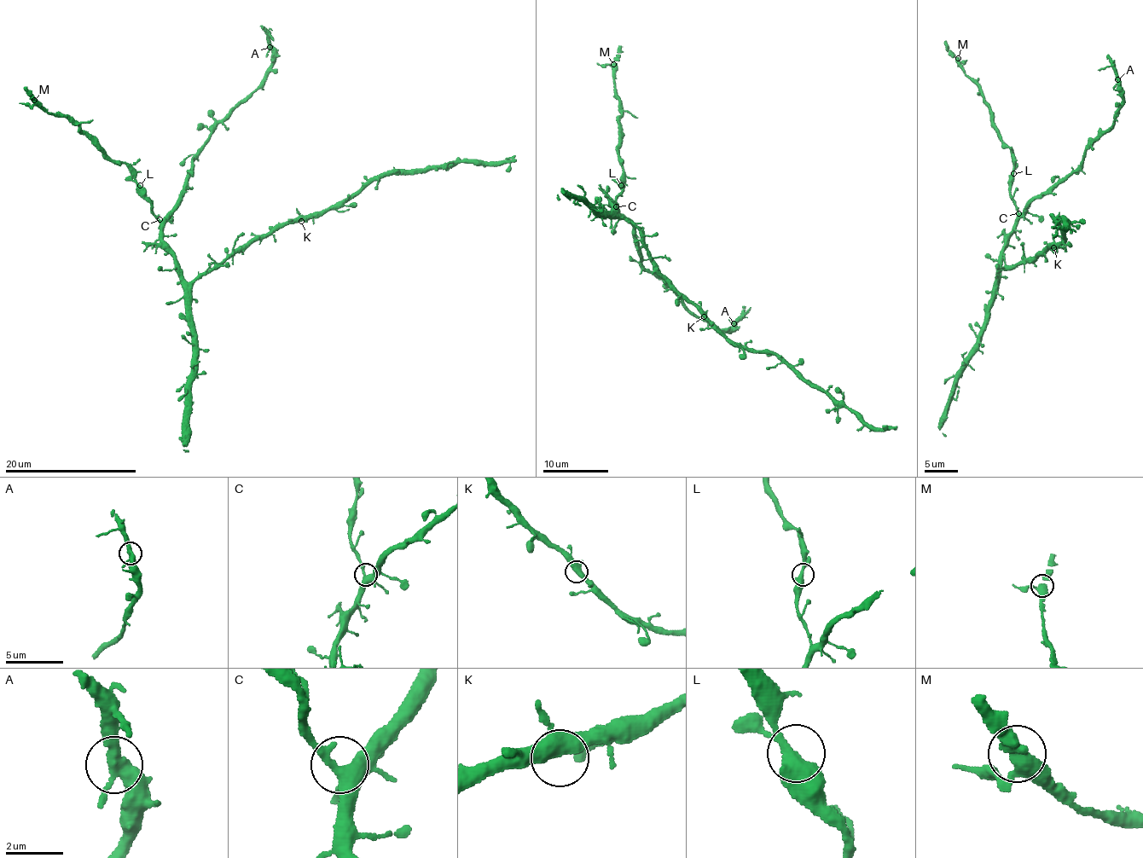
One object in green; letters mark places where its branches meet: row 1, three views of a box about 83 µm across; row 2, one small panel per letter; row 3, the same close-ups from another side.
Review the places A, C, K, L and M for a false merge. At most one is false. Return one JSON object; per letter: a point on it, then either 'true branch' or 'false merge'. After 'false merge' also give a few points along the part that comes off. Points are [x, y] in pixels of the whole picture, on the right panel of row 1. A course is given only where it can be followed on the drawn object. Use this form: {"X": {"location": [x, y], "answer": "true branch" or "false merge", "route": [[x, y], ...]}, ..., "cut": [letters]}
{"A": {"location": [1117, 79], "answer": "true branch"}, "C": {"location": [1018, 213], "answer": "true branch"}, "K": {"location": [1053, 247], "answer": "true branch"}, "L": {"location": [1013, 173], "answer": "true branch"}, "M": {"location": [958, 58], "answer": "true branch"}, "cut": []}

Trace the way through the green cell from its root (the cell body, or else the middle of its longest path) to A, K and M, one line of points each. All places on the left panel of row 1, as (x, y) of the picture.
A: (208, 271), (186, 280), (162, 228), (184, 196), (197, 149), (272, 66), (269, 47)
K: (208, 271), (256, 240), (265, 237), (287, 223), (301, 221)
M: (208, 271), (186, 280), (164, 240), (162, 225), (136, 172), (110, 158), (78, 124), (34, 100)

